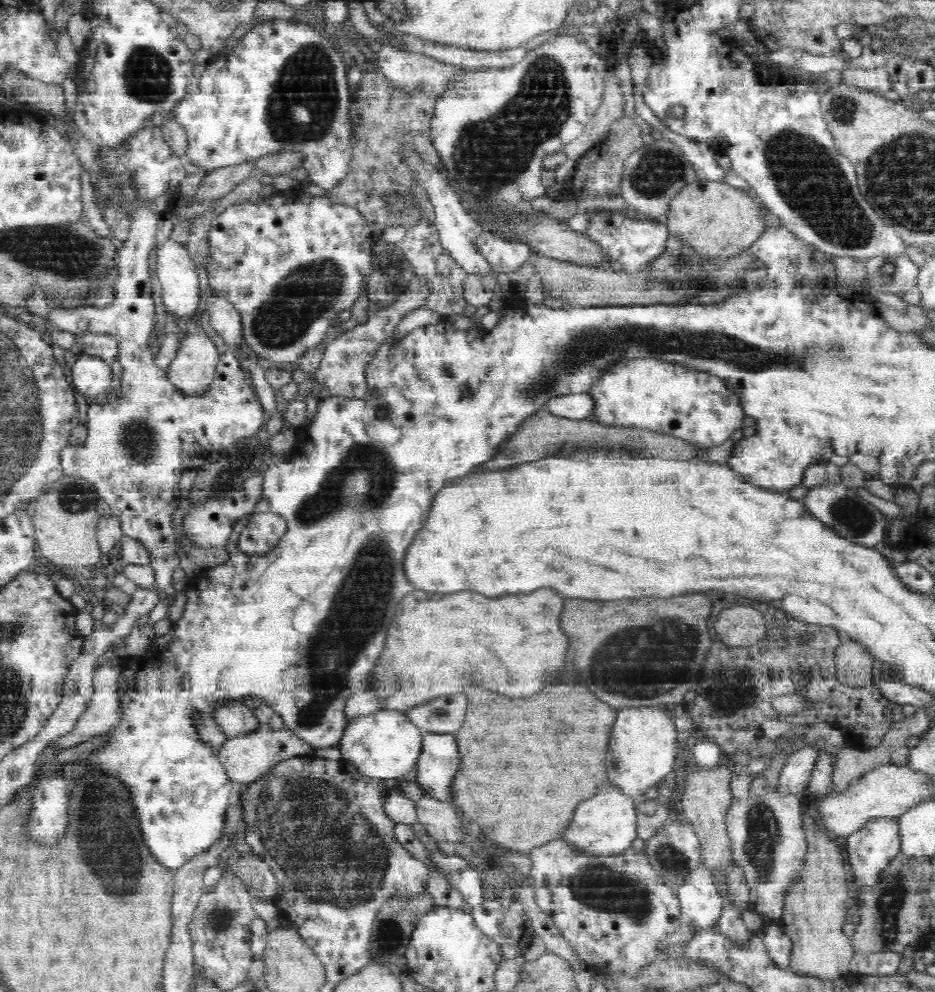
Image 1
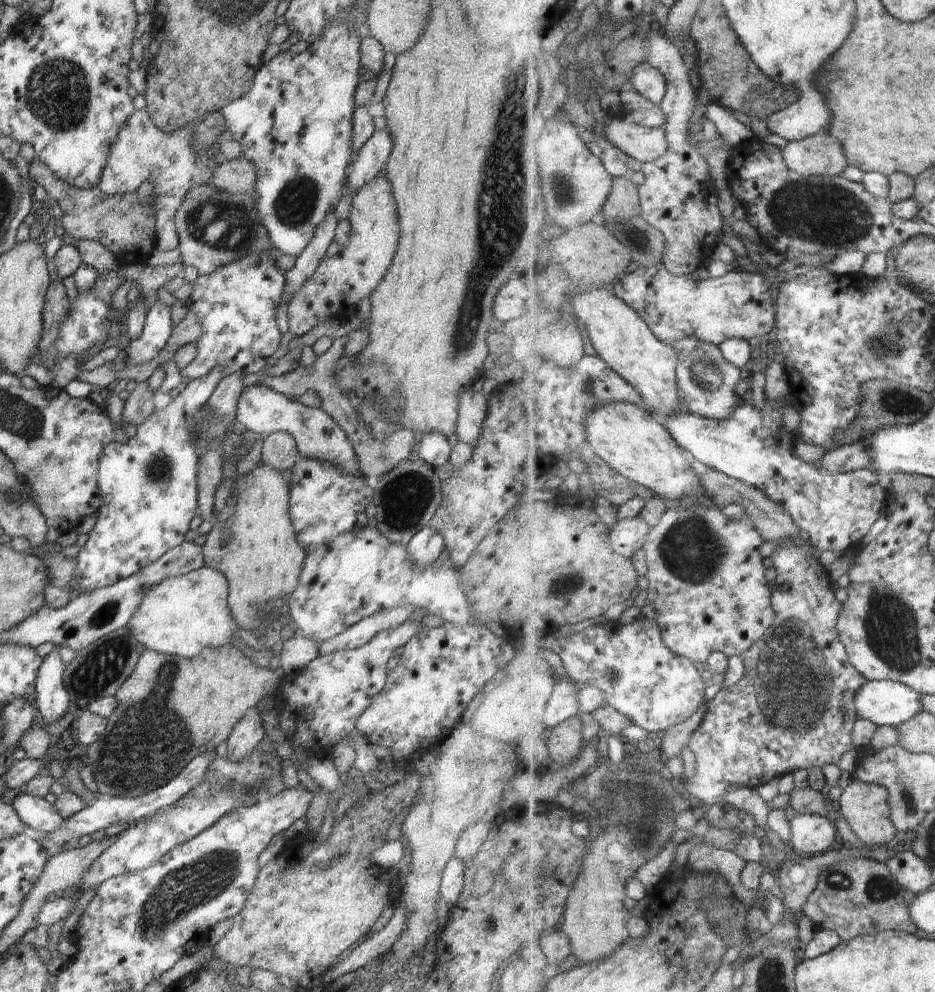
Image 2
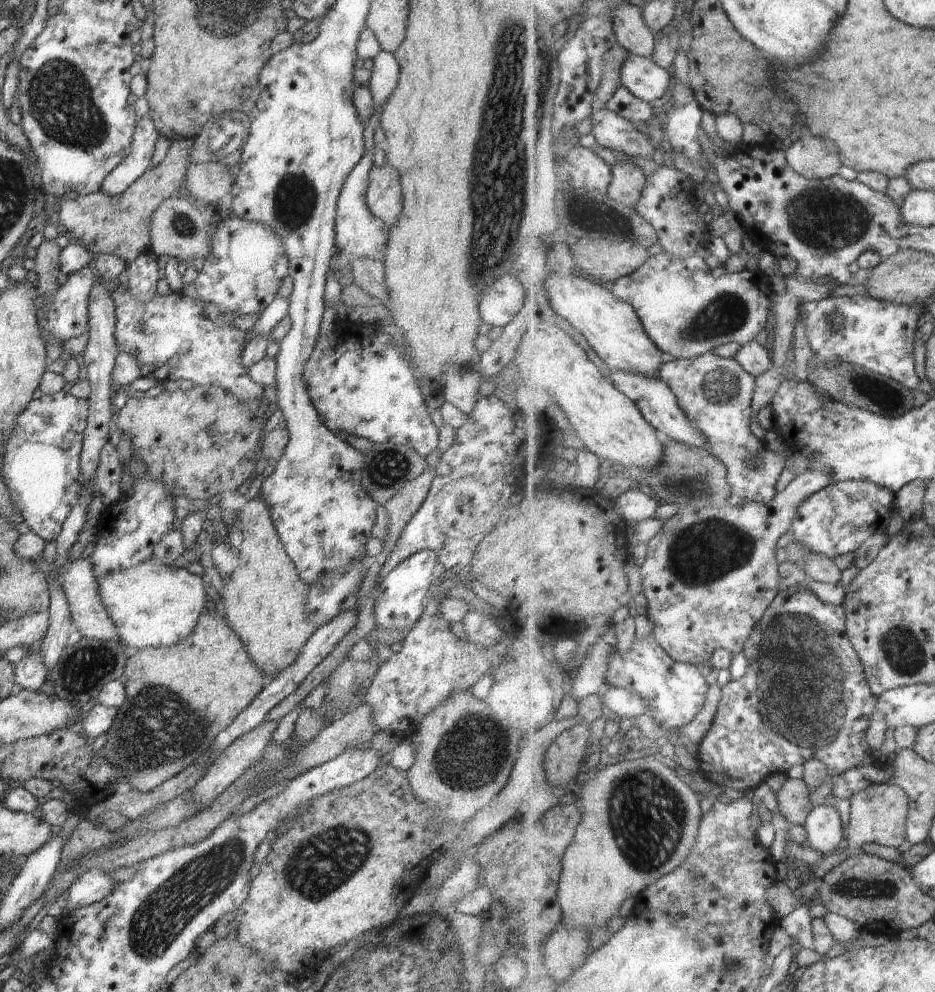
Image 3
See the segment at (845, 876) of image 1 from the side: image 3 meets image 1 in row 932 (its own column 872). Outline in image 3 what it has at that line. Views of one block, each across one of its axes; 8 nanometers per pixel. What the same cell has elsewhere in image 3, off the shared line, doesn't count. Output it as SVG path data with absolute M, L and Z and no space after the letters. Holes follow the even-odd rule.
M870 785L851 800L851 819L846 829L849 841L847 851L852 855L864 852L862 848L868 844L883 844L903 849L908 845L908 823L911 814L911 796L900 785Z

